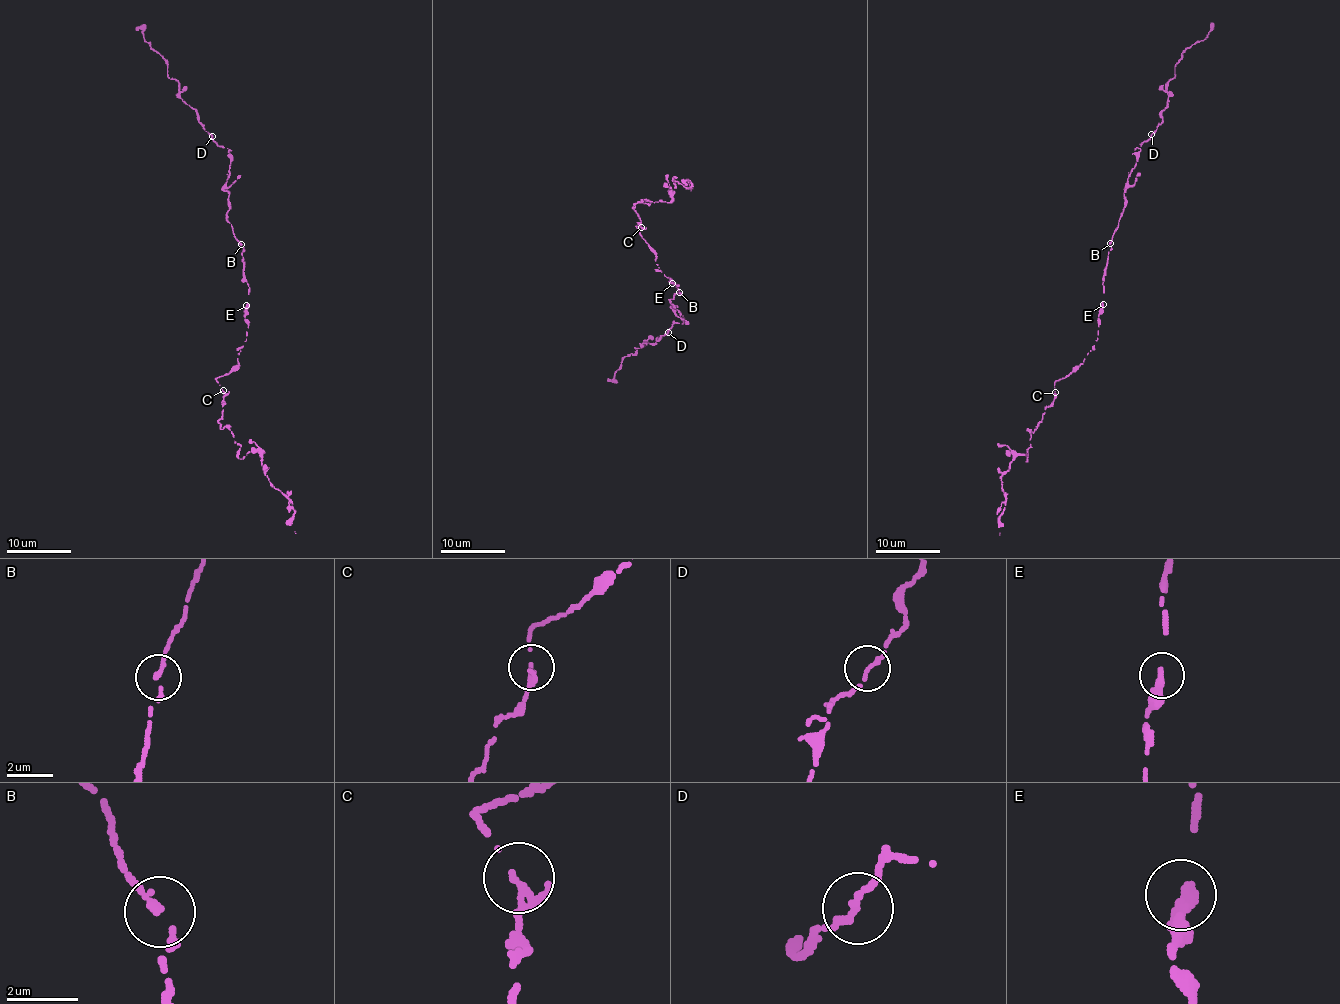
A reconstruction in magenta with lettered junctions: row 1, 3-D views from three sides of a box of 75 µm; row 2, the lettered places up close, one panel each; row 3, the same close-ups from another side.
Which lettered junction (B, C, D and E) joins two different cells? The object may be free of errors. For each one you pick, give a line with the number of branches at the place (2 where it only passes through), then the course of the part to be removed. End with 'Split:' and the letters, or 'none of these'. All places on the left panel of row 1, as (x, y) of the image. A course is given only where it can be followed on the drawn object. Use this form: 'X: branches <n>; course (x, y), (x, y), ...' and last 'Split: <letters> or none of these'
Split: none of these

